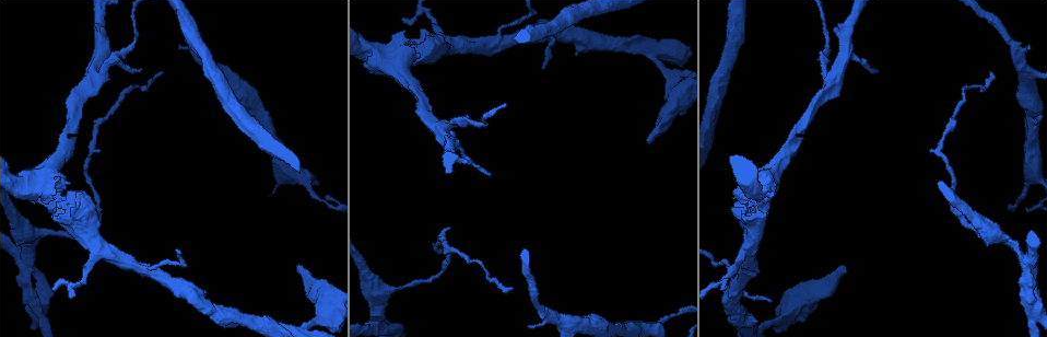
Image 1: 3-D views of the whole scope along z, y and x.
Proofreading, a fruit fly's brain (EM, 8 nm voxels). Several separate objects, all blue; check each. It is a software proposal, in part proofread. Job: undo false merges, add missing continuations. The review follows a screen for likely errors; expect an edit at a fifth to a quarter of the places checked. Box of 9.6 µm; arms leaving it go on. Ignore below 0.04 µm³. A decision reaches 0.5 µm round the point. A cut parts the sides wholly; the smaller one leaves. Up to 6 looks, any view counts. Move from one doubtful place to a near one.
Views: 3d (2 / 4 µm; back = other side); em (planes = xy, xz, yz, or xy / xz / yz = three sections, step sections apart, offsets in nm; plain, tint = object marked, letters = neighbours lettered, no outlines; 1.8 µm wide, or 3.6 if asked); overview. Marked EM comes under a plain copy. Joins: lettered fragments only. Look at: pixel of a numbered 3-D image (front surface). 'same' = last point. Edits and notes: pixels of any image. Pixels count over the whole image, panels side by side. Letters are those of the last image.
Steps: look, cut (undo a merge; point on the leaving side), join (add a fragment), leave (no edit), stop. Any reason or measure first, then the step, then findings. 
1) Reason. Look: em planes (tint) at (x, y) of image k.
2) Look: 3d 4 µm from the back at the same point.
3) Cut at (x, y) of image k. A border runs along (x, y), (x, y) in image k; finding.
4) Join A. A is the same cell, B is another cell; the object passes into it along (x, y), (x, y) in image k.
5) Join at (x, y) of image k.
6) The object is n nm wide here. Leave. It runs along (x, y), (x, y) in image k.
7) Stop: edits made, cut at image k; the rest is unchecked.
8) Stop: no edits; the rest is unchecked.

Four-way junction. Look: em yz step 4 (tint) at (373, 325) of image 1.

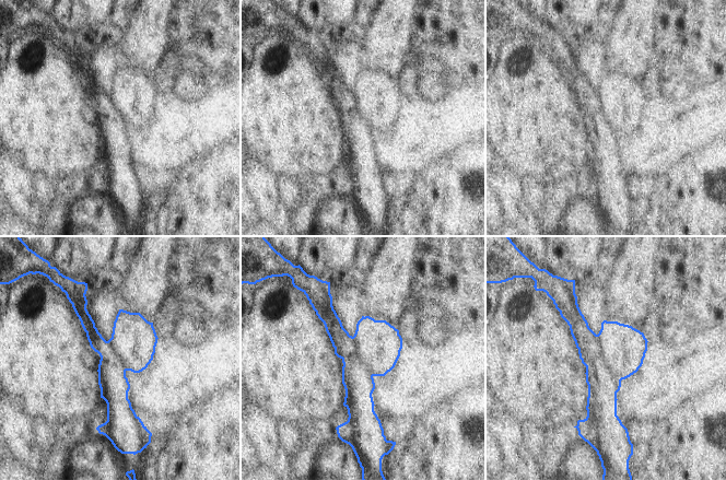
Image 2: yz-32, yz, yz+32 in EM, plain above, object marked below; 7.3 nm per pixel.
Another direction. Look: em planes (letters) at the same point.

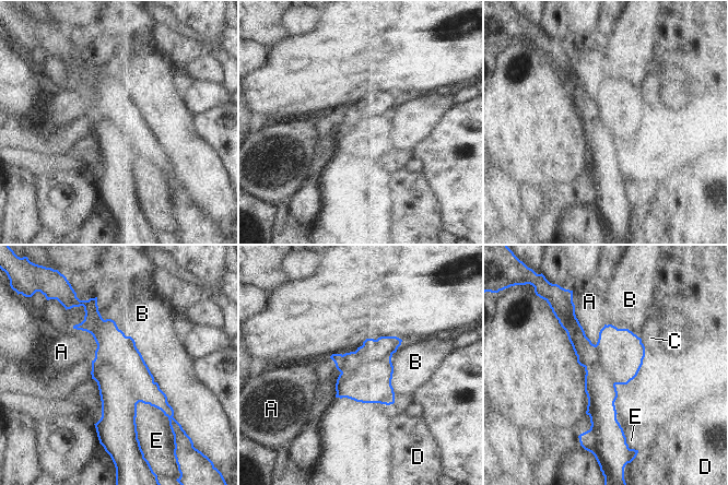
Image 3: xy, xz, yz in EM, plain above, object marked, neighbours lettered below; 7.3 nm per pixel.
The object is 380 nm wide here. Cut at (115, 349) of image 3. A, B, C, D and E are other cells; a border runs along (94, 359), (130, 378), (139, 401) in image 3; two neurons meet here.

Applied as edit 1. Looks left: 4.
Redraw. Look: overview.

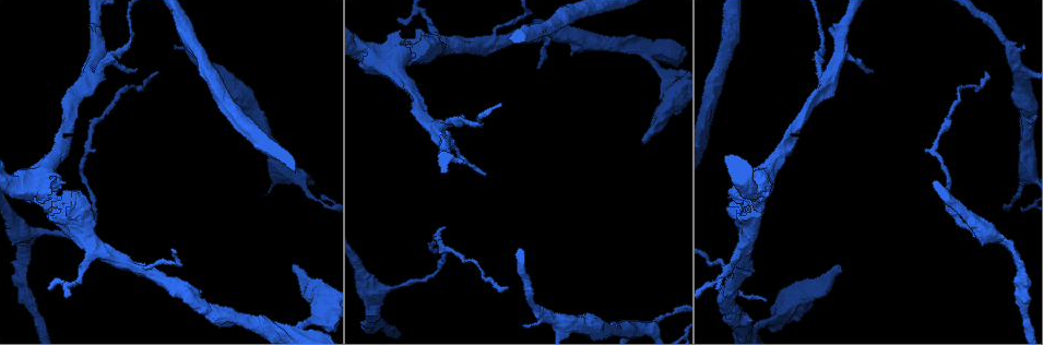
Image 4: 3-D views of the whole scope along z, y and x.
Four or more arms meet. Look: em planes (letters) at (1026, 166) of image 4.

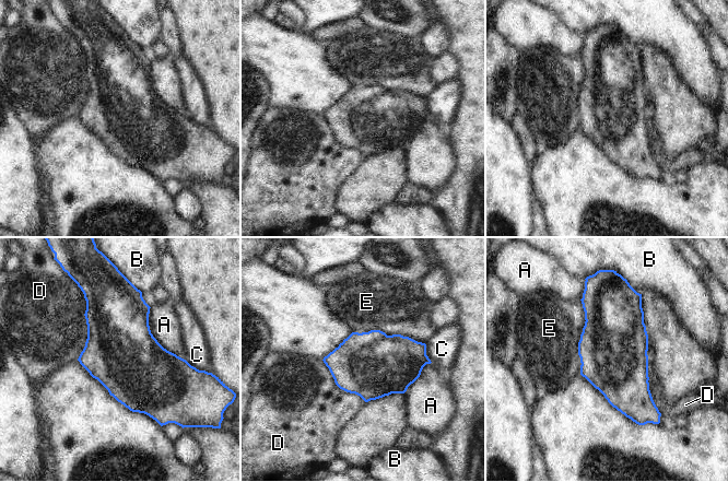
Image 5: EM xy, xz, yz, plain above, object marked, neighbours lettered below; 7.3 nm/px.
Leave. A, B, C, D and E are other cells; all the same neuron.

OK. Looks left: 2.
Sharp bend. Look: em 3.6 µm planes (letters) at (710, 285) of image 4.

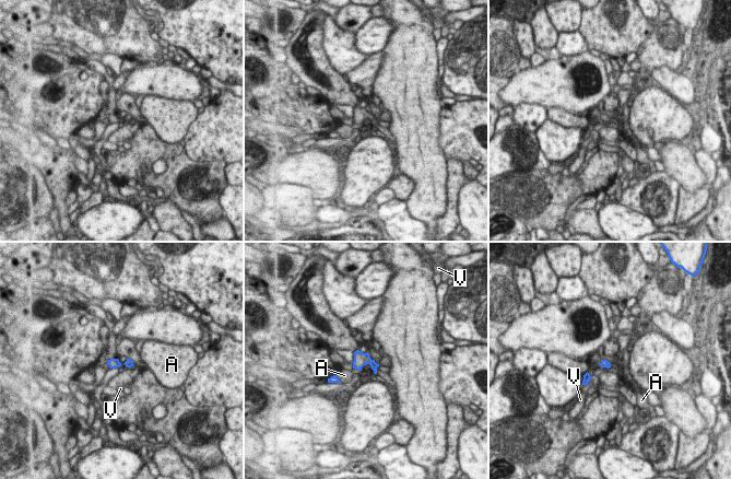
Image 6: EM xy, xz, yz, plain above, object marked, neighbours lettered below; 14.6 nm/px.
Leave. A and V are other cells; a border runs along (335, 375), (341, 382) in image 6; all the same neuron.

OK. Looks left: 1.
Stop: edits made, cut at image 3; the rest is unchecked.

